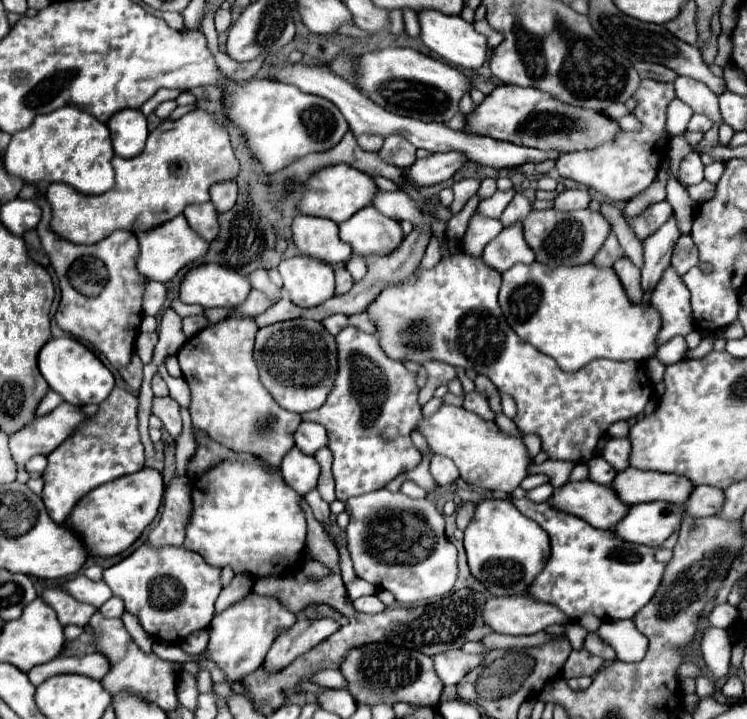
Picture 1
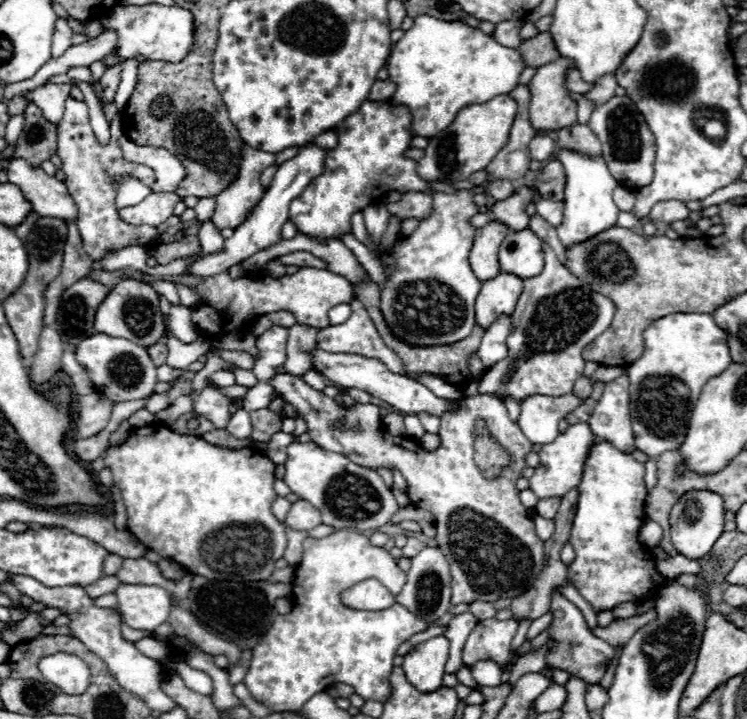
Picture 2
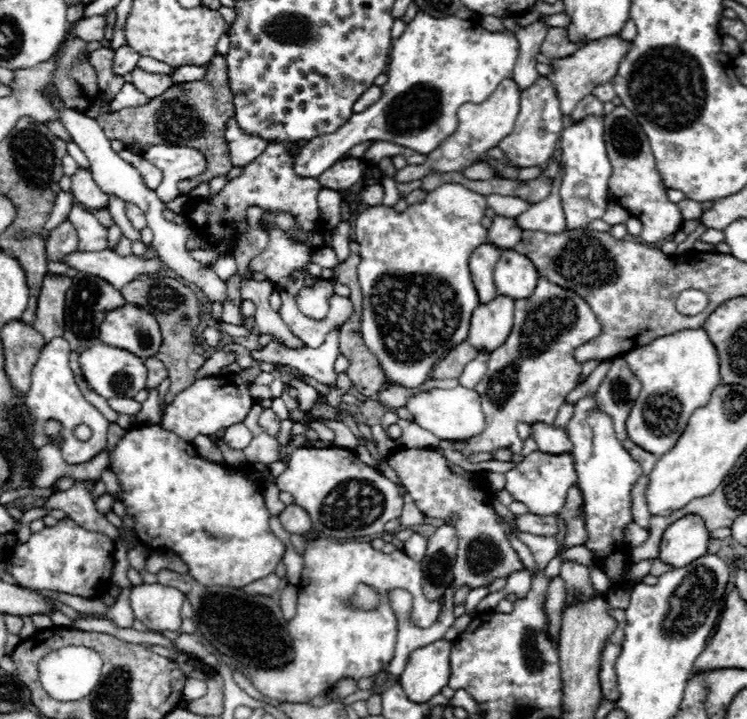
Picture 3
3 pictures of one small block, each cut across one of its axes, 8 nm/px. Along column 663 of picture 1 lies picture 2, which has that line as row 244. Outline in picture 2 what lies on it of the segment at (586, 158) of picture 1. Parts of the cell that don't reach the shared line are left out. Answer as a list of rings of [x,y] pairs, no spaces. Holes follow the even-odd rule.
[[[72,96],[66,98],[64,116],[56,128],[58,128],[58,156],[62,158],[62,170],[66,174],[64,182],[68,186],[70,196],[74,198],[74,202],[78,206],[76,224],[78,224],[78,230],[82,236],[82,246],[84,246],[86,254],[90,254],[90,258],[94,258],[94,260],[100,260],[104,254],[118,252],[128,246],[146,246],[148,250],[158,246],[160,236],[154,226],[130,226],[120,220],[116,206],[114,206],[116,182],[120,178],[130,174],[148,186],[154,182],[154,170],[150,170],[148,166],[142,166],[142,164],[132,164],[132,162],[126,164],[122,160],[118,144],[116,144],[118,138],[122,136],[120,114],[116,114],[110,124],[112,140],[108,146],[98,144],[98,140],[90,128],[88,106],[80,100],[74,100]]]

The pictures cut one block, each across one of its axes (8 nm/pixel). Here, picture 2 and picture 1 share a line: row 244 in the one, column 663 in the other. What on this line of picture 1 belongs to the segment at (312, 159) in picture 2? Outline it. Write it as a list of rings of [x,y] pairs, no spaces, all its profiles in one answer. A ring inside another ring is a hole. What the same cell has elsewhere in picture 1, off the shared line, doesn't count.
[[[674,216],[652,236],[644,240],[644,268],[642,268],[642,290],[652,292],[662,278],[662,272],[670,264],[674,244],[680,238],[678,222]]]

